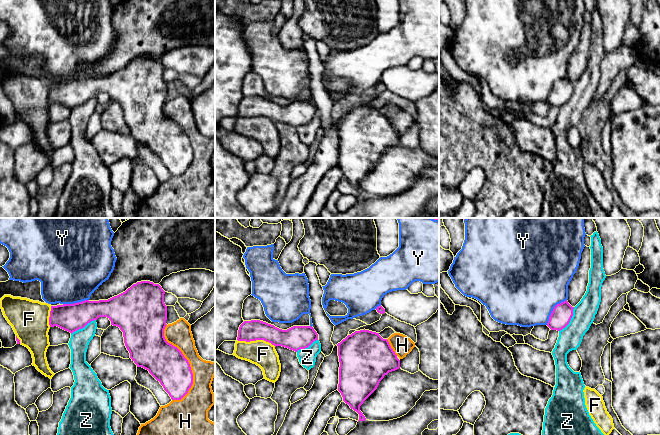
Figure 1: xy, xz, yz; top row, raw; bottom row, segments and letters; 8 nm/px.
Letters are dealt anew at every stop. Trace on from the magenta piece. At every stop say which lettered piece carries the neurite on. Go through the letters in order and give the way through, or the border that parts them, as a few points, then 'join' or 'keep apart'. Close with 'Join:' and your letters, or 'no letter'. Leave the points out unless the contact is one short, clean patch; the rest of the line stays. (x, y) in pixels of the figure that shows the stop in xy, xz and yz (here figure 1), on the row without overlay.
F: keep apart
H: keep apart
Y: keep apart
Z: border along yz (574, 83), (570, 97), (559, 107); keep apart
Join: no letter

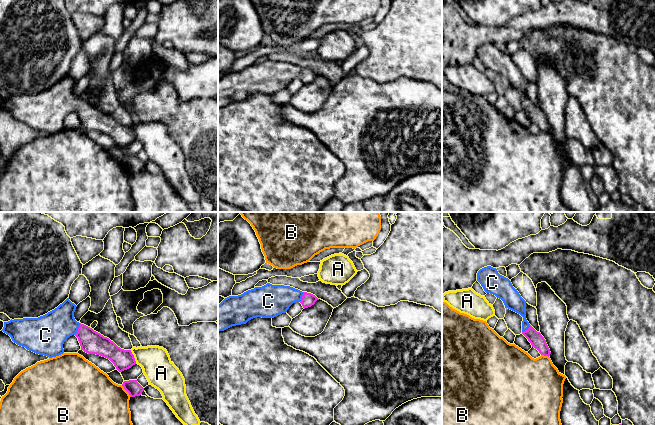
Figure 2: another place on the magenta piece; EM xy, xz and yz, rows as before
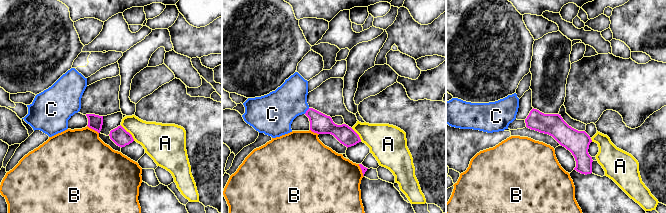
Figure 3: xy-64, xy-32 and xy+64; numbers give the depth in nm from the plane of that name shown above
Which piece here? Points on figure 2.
A: keep apart
B: keep apart
C: runs through xy (91, 118), (78, 105), (54, 105), (48, 109); join
Join: C

